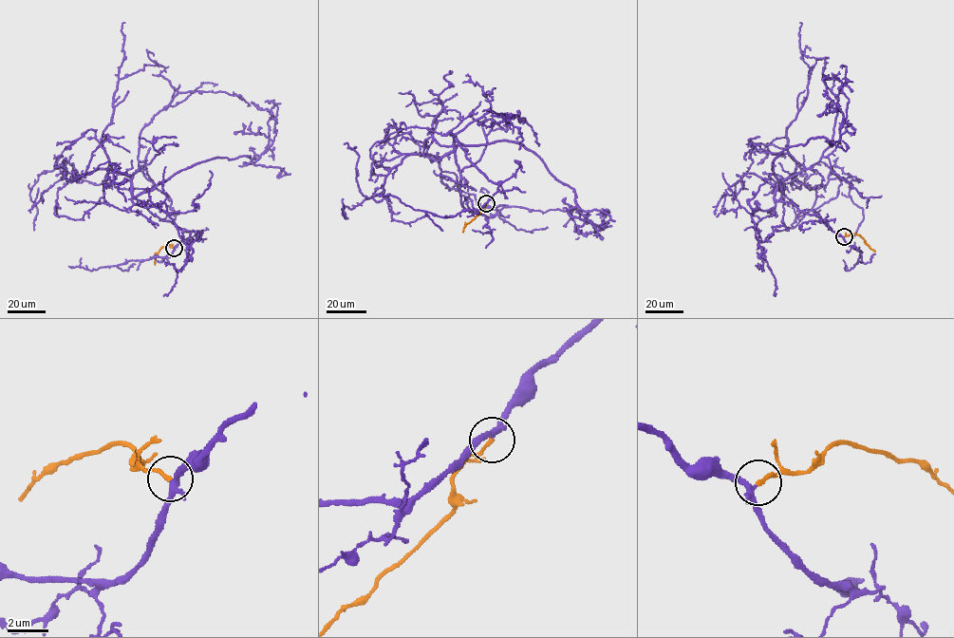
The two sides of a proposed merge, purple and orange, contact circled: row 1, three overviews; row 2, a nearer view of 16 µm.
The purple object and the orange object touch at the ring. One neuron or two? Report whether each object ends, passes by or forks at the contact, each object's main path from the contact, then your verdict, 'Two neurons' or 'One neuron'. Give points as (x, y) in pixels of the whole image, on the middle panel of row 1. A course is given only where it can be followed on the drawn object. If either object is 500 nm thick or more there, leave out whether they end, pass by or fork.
At the ring purple passes by. At the ring orange ends. Course of purple: (486, 203), (498, 184), (457, 141), (509, 140), (533, 151), (573, 189), (570, 215), (601, 229), (576, 239). Course of orange: (486, 203), (463, 231). One neuron

